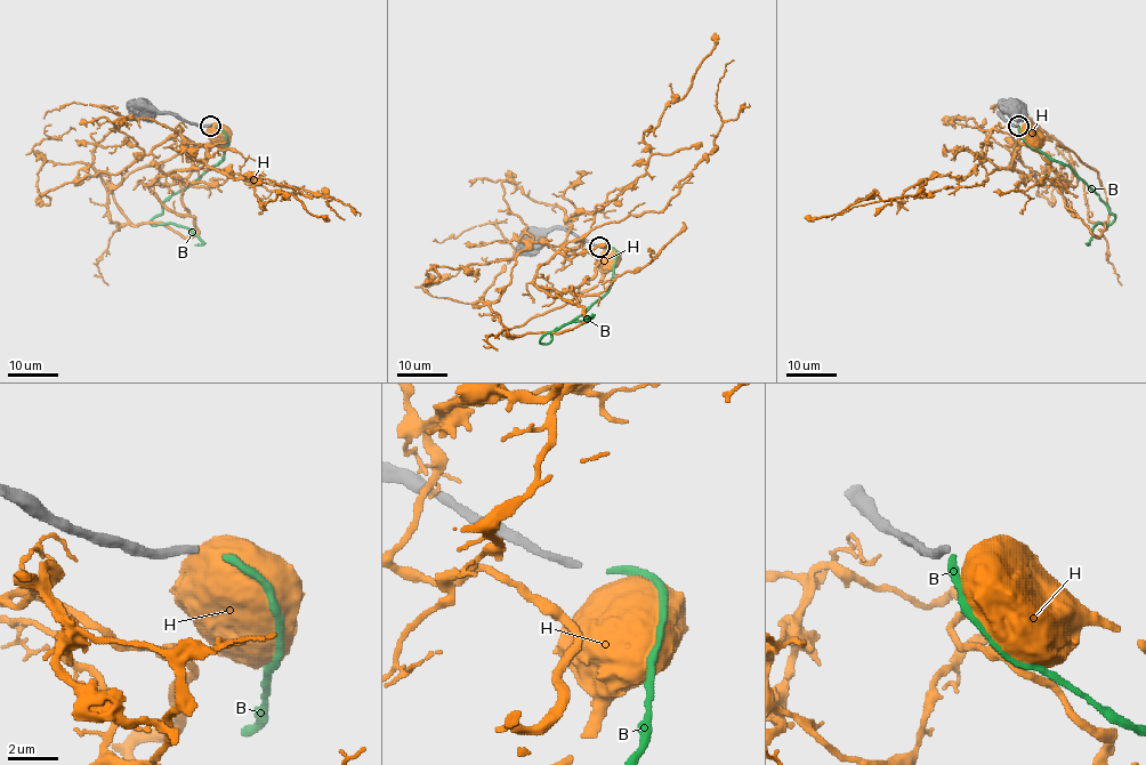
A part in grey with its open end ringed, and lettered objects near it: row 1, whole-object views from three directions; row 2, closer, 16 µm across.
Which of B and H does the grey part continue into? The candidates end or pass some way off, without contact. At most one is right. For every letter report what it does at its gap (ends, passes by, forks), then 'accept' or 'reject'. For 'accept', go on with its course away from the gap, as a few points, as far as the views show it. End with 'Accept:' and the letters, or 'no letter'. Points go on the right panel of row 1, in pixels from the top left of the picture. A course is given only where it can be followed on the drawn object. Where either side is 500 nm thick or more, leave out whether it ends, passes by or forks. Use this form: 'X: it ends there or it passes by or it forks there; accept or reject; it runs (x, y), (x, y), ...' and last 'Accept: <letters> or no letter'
B: it ends there; accept; it runs (1019, 126), (1023, 138), (1032, 147), (1063, 162), (1115, 215), (1106, 225), (1094, 226), (1089, 244)
H: reject
Accept: B

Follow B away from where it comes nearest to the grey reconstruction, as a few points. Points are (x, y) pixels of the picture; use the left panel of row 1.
B: (216, 126), (226, 138), (225, 154), (174, 193), (150, 222), (186, 226), (201, 242), (194, 244)

